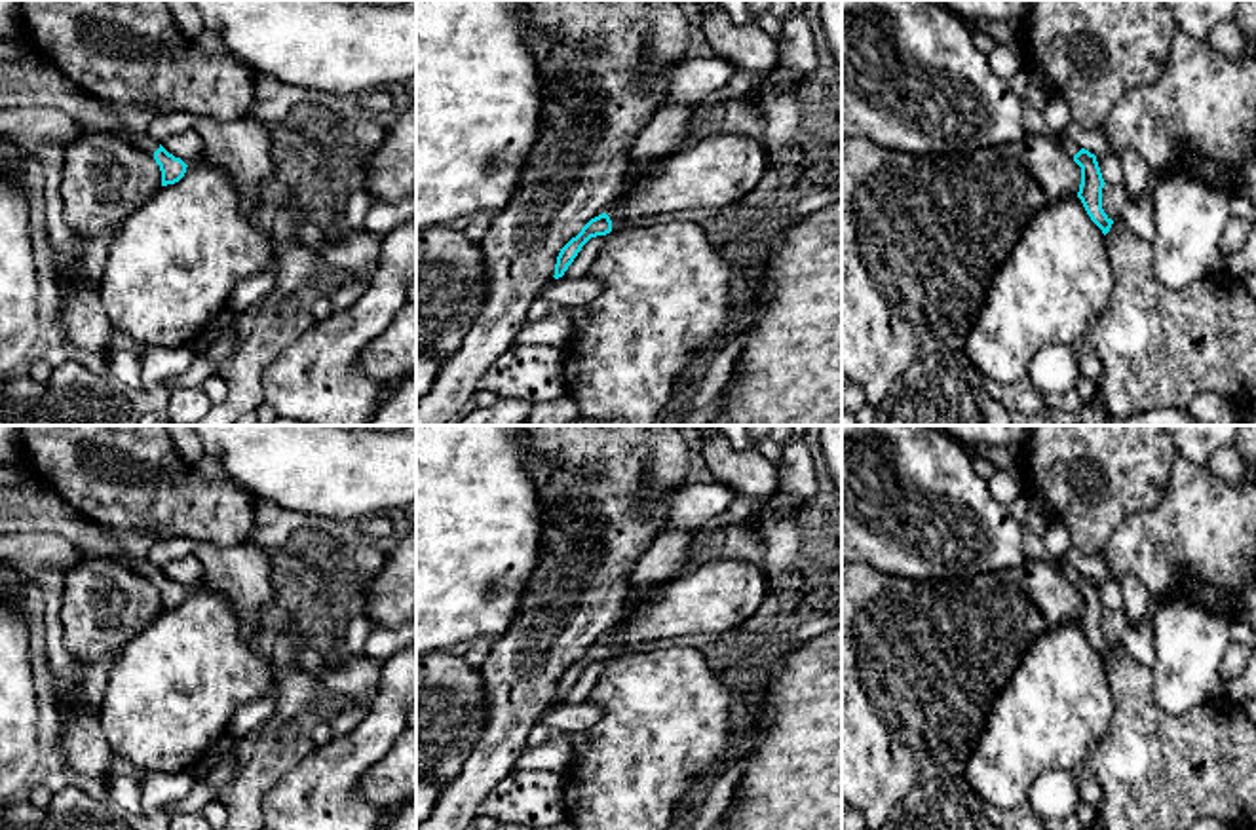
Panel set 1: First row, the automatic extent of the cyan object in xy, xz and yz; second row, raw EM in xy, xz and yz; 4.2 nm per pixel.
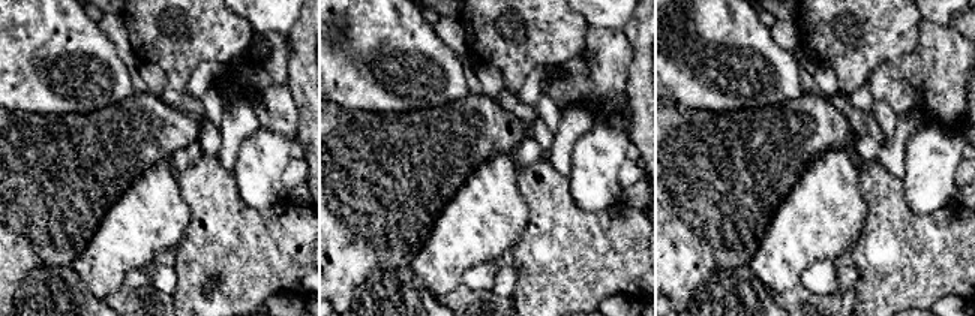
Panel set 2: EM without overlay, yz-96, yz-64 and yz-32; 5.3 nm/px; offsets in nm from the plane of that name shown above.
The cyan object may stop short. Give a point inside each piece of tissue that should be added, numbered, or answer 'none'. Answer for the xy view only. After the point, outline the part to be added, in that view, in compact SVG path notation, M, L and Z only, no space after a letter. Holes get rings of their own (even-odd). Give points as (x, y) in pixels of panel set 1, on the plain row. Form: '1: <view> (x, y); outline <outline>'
1: xy (31, 506); outline M38 477L0 486L0 532L57 532L86 558L116 558L154 581L160 568L148 560L131 560L95 522L68 507Z

